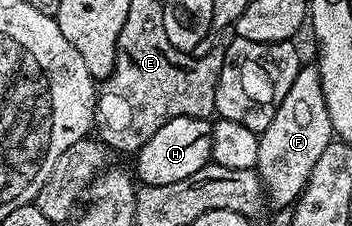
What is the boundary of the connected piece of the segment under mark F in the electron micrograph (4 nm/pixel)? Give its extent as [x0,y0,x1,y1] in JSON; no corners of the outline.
[257,63,334,206]

